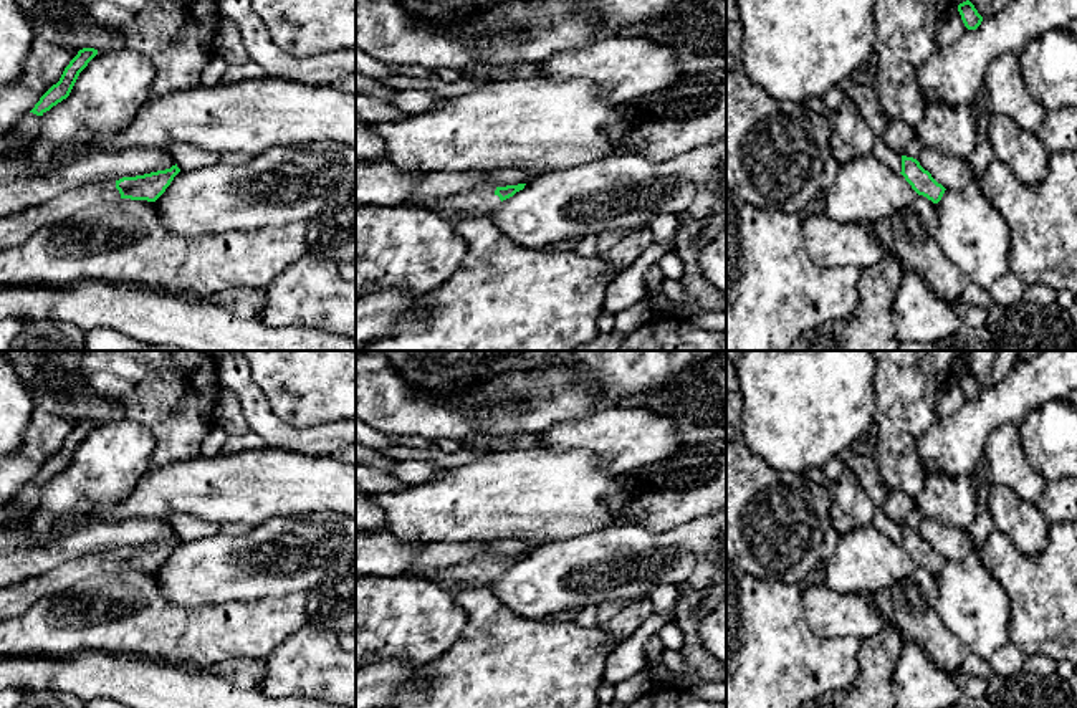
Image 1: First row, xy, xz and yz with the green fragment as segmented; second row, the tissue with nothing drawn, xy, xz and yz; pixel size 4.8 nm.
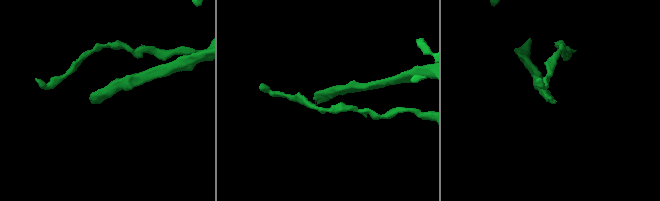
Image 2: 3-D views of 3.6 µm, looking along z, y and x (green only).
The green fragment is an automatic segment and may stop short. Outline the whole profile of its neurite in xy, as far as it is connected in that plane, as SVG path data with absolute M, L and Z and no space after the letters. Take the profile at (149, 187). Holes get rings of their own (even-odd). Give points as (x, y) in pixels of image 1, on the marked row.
M175 164L165 170L122 177L116 182L89 184L18 213L0 217L0 251L20 246L40 228L101 202L121 199L156 202L179 172L180 169Z

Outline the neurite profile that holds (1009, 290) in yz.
M1012 273L1003 276L989 289L991 303L998 306L1012 306L1024 299L1024 283Z

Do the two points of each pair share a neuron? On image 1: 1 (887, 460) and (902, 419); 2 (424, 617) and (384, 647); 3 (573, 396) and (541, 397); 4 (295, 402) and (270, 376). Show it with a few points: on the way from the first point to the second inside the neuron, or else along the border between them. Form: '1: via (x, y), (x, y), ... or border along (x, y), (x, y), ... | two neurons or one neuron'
1: via (895, 450), (899, 429) | one neuron
2: via (414, 619), (394, 637) | one neuron
3: via (564, 397), (550, 397) | one neuron
4: via (290, 396), (277, 382) | one neuron

